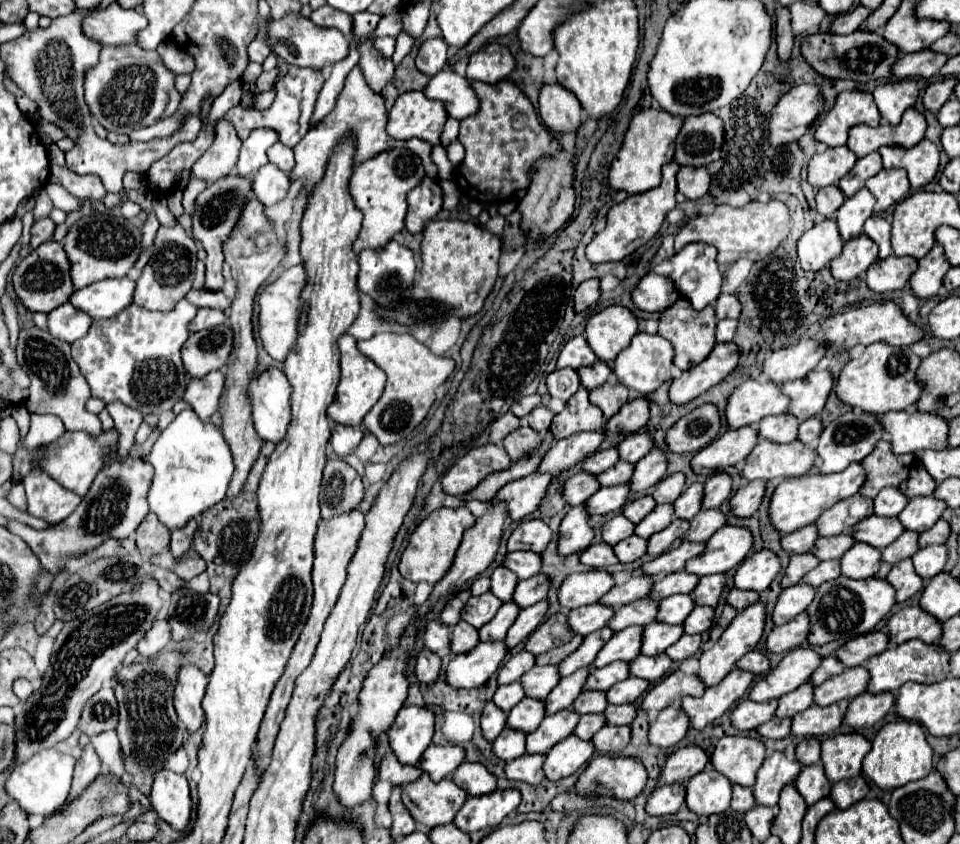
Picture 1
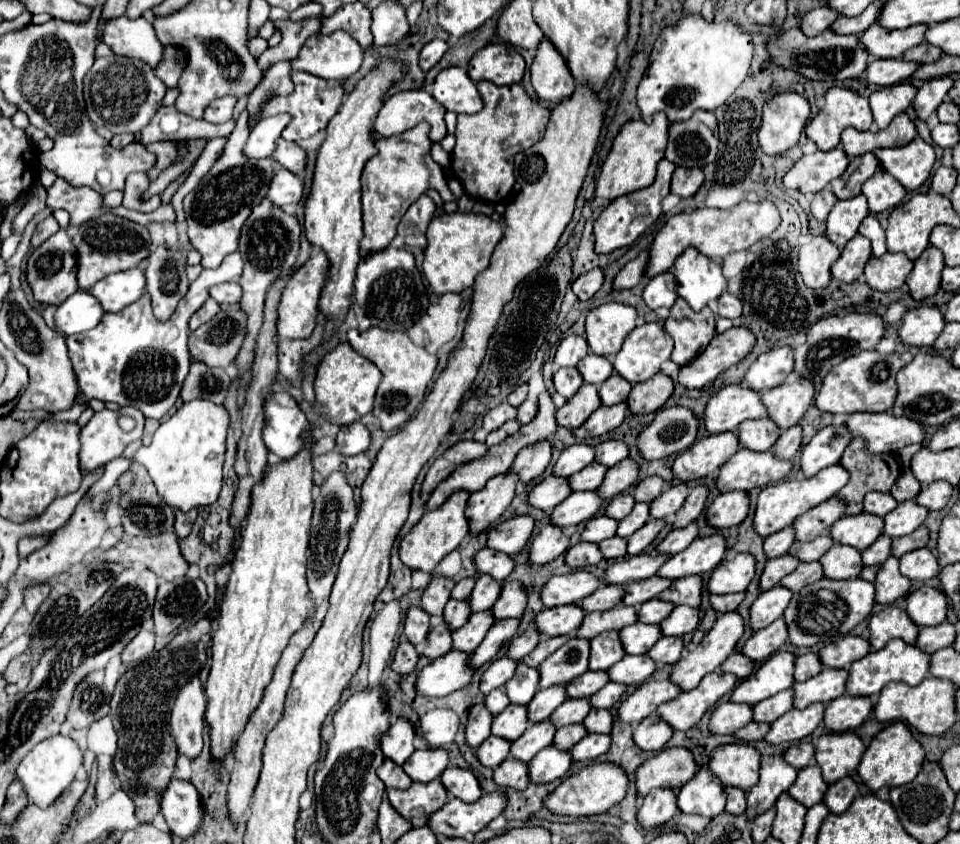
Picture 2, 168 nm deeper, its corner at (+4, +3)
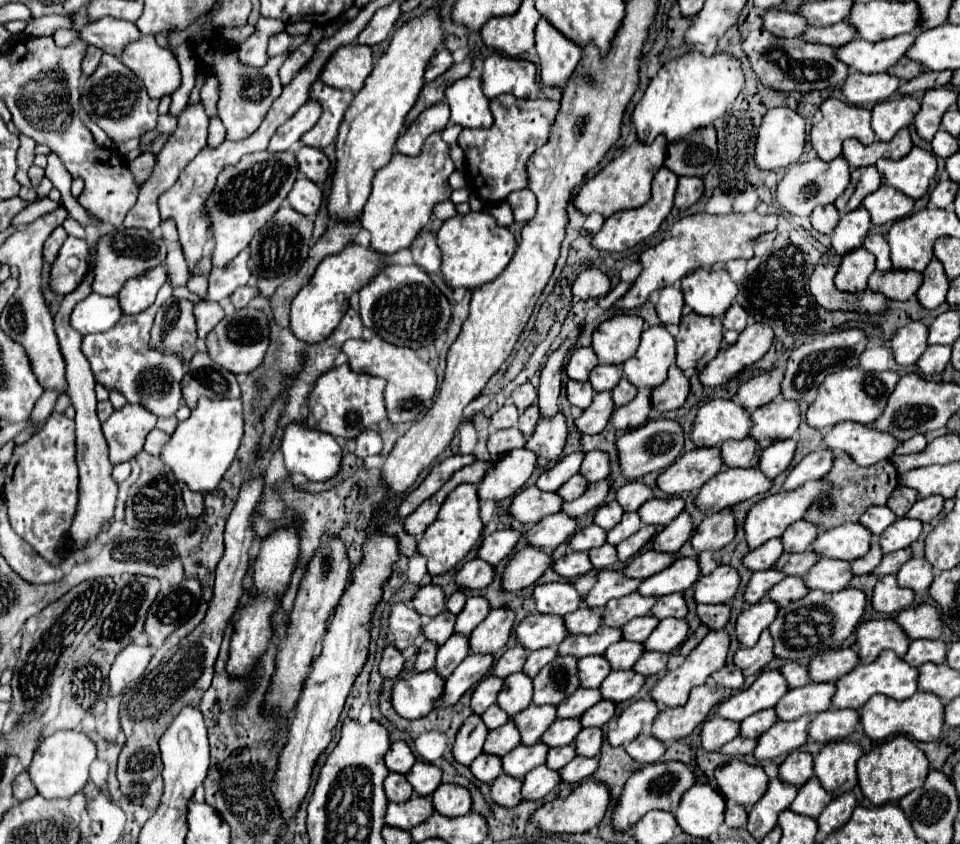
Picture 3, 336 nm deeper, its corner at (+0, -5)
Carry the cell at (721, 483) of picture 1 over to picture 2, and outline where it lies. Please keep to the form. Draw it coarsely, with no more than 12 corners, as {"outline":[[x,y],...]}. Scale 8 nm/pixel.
{"outline":[[709,487],[691,489],[673,527],[685,527],[705,509]]}

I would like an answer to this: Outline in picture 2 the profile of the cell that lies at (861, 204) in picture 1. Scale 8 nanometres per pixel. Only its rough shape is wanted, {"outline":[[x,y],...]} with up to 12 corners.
{"outline":[[863,195],[837,201],[827,237],[843,249],[867,217]]}

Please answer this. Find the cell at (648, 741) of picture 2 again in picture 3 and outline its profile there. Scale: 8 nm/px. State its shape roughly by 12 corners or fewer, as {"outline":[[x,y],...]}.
{"outline":[[651,735],[625,745],[633,761],[647,765],[663,757],[665,745]]}

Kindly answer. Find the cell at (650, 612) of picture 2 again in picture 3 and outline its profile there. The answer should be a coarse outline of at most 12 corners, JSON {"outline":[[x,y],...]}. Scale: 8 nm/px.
{"outline":[[651,615],[631,619],[621,627],[625,641],[643,643],[657,627]]}

